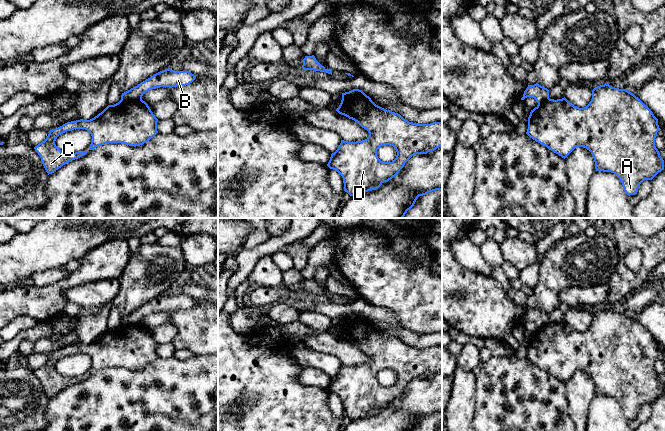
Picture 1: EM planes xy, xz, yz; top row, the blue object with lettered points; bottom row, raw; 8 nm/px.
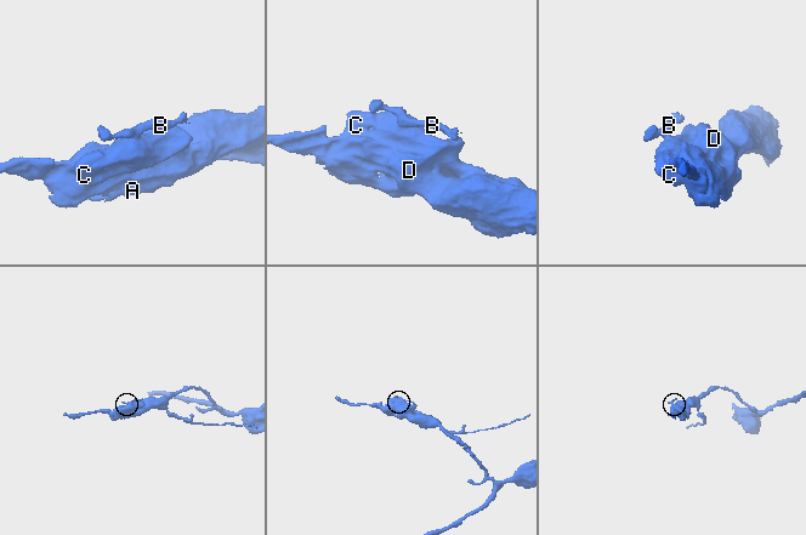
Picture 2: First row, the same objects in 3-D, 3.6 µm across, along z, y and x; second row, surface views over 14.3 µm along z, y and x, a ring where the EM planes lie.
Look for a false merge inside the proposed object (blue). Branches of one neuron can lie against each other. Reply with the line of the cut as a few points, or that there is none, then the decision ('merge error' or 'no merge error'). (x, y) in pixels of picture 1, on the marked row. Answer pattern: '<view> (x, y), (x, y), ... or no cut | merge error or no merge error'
xy (121, 99), (141, 100) | merge error

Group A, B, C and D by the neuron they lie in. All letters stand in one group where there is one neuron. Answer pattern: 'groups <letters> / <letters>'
groups A C D / B

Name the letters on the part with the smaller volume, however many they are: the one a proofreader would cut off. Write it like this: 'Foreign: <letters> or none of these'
Foreign: B

